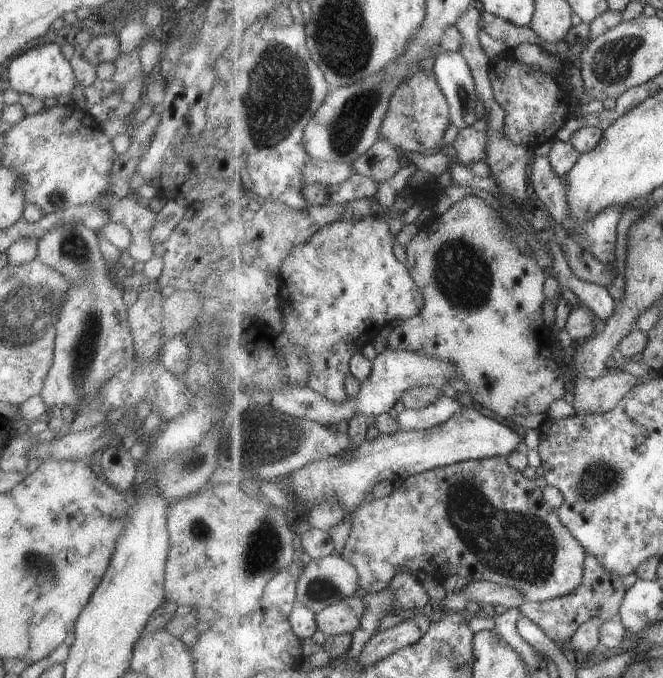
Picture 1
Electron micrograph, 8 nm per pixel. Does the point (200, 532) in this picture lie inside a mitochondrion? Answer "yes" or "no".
yes

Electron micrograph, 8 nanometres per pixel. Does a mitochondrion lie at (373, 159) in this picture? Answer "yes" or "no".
yes

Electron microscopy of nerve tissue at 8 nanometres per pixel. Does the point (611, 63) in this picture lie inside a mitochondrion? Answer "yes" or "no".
yes

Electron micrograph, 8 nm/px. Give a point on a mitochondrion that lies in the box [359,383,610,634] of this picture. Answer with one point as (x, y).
(522, 548)

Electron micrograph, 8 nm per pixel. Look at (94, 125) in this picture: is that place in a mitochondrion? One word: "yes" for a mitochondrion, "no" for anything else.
no

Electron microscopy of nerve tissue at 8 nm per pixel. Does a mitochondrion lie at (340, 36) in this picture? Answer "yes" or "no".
yes

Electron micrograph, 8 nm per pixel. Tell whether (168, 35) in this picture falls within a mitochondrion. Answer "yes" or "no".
no

